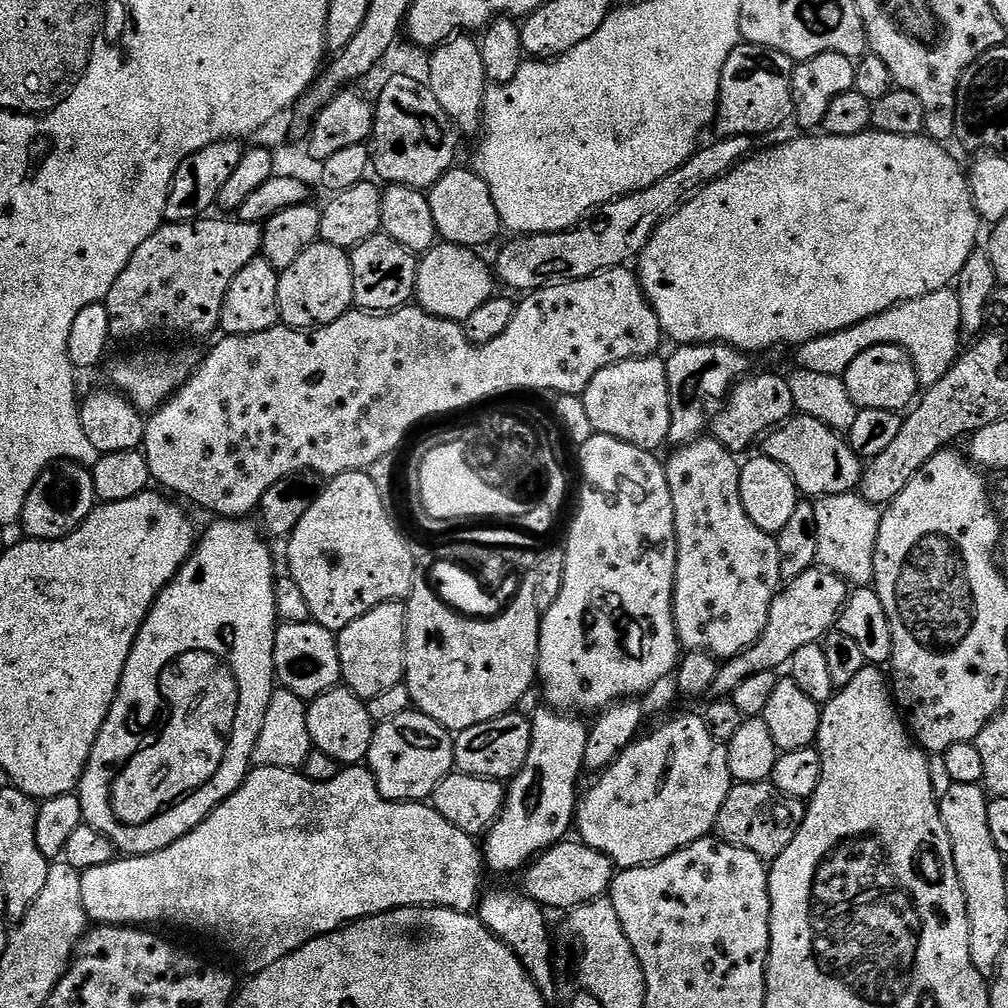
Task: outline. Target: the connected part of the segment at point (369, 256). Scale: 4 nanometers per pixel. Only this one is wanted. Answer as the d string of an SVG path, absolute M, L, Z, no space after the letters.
M377 234L366 238L357 248L351 249L352 273L354 274L354 304L357 309L365 312L393 312L395 308L405 307L416 294L417 253L394 242L394 238Z

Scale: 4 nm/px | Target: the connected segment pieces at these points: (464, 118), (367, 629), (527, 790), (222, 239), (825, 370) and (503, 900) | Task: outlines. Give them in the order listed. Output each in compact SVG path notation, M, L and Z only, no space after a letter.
M457 34L431 53L432 61L428 64L426 83L434 98L438 98L442 110L446 110L446 114L461 133L479 133L484 115L484 94L490 81L482 66L479 43L468 36L471 35Z
M403 603L380 604L362 614L336 636L338 662L343 687L367 702L377 694L390 690L390 686L404 683L406 666L406 608Z
M547 706L539 708L530 719L532 741L530 754L526 754L526 766L522 766L507 785L504 809L482 840L482 855L489 873L519 873L527 869L541 852L561 843L567 837L564 835L574 828L589 725L584 725L580 721L583 719L575 715Z
M201 218L186 224L163 223L118 274L107 298L112 340L136 340L159 332L208 336L220 327L222 302L230 282L246 262L260 256L263 227L235 218Z
M951 287L943 288L934 294L896 304L890 310L874 318L866 318L866 322L858 322L846 330L819 336L799 345L795 349L794 364L796 368L811 370L813 374L843 377L844 371L850 366L850 362L854 362L854 358L858 358L858 354L874 346L889 344L898 346L914 362L914 374L920 387L927 390L930 386L942 382L942 378L946 378L962 351L960 318L961 310L955 291Z
M504 888L501 890L501 892L492 892L483 897L481 899L479 905L478 905L478 915L481 920L481 922L488 927L491 932L493 932L496 937L501 940L501 942L504 943L506 947L511 950L511 952L514 953L514 955L518 958L518 962L522 962L522 966L526 970L526 974L530 974L530 978L532 981L535 982L535 984L538 986L538 990L540 993L544 995L545 1001L552 1002L552 999L556 996L556 968L554 965L552 965L552 932L550 929L548 929L548 920L544 915L546 915L545 909L537 902L536 900L531 900L530 897L524 895L523 891L516 890L516 892L511 892L510 889Z

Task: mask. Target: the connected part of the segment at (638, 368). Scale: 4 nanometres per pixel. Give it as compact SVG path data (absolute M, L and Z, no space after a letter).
M644 356L640 360L623 360L614 366L606 366L606 370L598 370L598 374L594 374L582 397L594 433L618 438L653 454L659 453L659 448L668 444L670 390L663 359Z

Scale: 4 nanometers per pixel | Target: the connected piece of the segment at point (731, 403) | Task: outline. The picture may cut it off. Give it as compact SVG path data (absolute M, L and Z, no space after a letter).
M760 372L757 376L745 375L732 385L731 392L723 401L720 413L713 415L710 420L711 439L717 440L726 450L733 454L741 454L752 443L759 441L761 437L779 428L780 425L792 419L796 412L794 394L790 394L790 386L782 375L775 376L772 372Z

